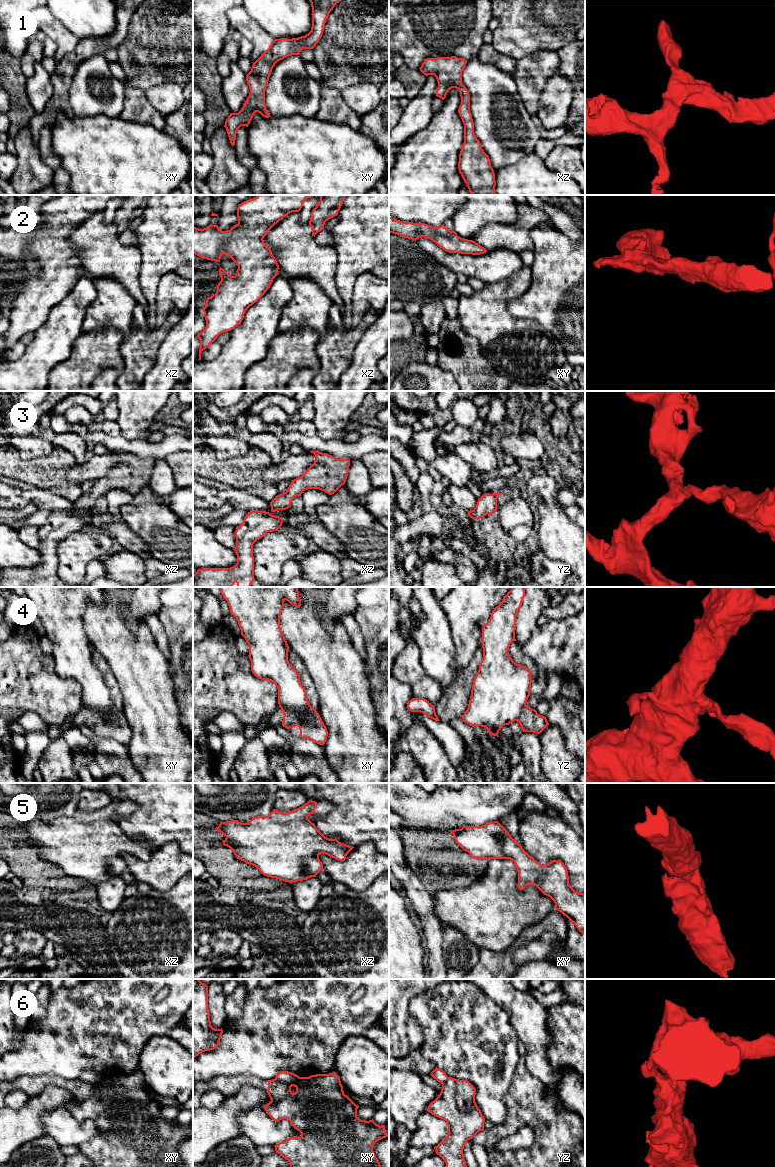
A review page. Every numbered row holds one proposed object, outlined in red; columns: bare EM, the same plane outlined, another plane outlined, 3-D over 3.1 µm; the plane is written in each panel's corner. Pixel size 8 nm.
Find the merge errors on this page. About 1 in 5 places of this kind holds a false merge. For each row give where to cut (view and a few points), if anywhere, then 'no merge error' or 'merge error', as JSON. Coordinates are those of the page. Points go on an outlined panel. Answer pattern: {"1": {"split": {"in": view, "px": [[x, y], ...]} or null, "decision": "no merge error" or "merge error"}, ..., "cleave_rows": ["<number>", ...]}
{"1": {"split": null, "decision": "no merge error"}, "2": {"split": null, "decision": "no merge error"}, "3": {"split": null, "decision": "no merge error"}, "4": {"split": {"in": "xy", "px": [[282, 710], [291, 710], [298, 714], [309, 715], [317, 713]]}, "decision": "merge error"}, "5": {"split": null, "decision": "no merge error"}, "6": {"split": {"in": "xy", "px": [[299, 1077], [290, 1082], [279, 1082], [275, 1079]]}, "decision": "merge error"}, "cleave_rows": ["4", "6"]}

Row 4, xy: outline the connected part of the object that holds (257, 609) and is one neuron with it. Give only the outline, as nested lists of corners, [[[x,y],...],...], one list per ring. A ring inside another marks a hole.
[[[220,587],[230,613],[238,621],[241,635],[249,645],[251,671],[255,677],[268,680],[278,688],[278,704],[281,710],[290,710],[298,715],[313,716],[318,712],[310,705],[299,673],[288,661],[289,646],[282,634],[280,615],[284,601],[296,608],[301,606],[297,587]]]

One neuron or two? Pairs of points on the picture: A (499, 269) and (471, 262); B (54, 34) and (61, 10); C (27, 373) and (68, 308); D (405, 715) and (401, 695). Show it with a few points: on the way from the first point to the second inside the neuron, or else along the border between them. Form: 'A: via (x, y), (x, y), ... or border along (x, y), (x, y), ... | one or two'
A: via (492, 267), (478, 266) | one
B: border along (49, 10), (74, 37) | two
C: via (40, 357), (52, 344), (64, 324) | one
D: via (401, 710), (401, 700) | one

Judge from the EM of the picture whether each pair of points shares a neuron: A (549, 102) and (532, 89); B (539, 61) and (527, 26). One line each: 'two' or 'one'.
A: two
B: two

